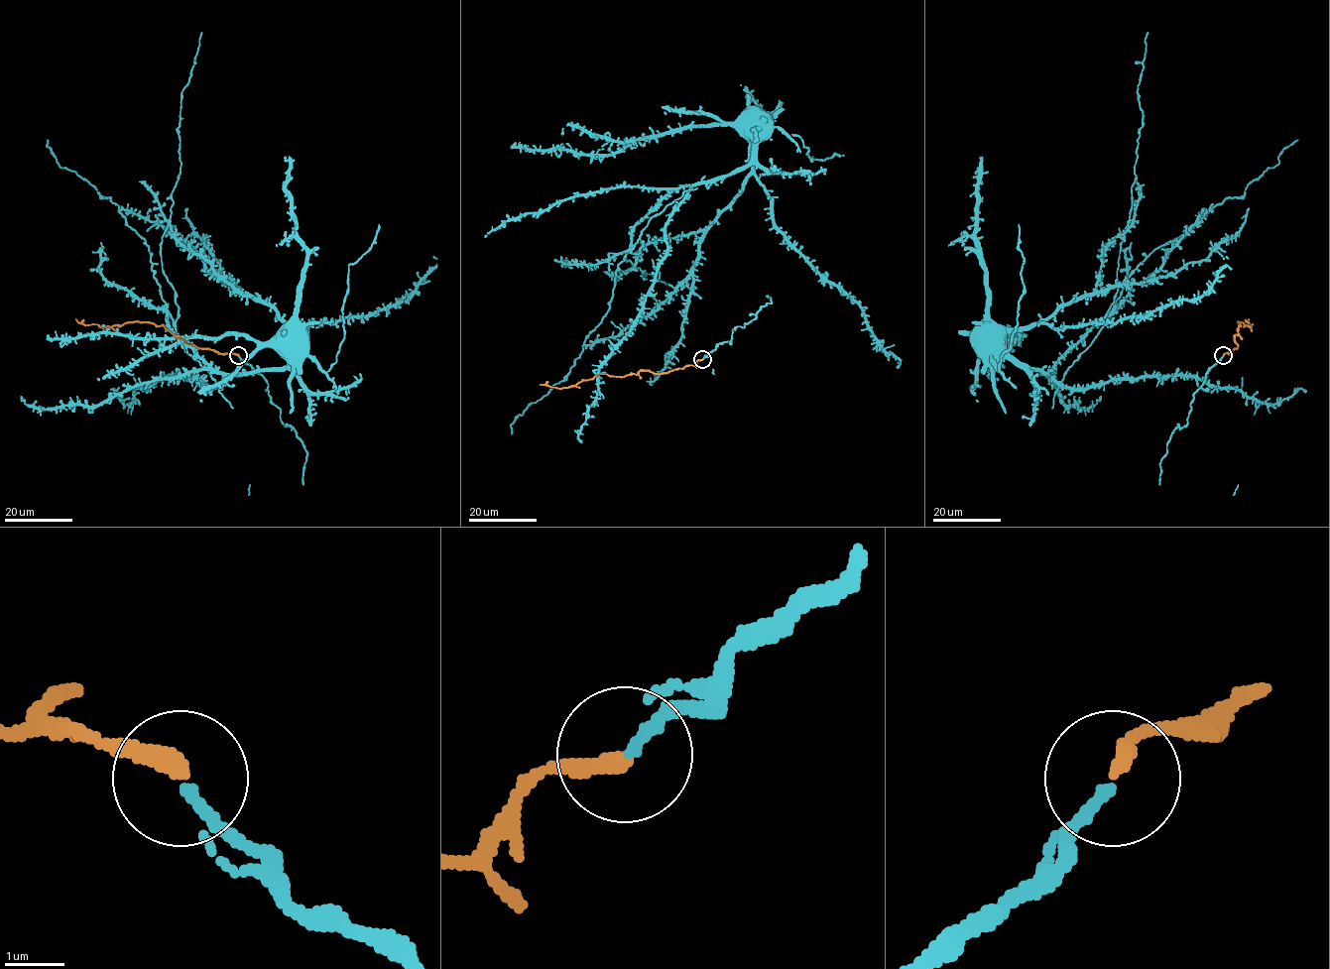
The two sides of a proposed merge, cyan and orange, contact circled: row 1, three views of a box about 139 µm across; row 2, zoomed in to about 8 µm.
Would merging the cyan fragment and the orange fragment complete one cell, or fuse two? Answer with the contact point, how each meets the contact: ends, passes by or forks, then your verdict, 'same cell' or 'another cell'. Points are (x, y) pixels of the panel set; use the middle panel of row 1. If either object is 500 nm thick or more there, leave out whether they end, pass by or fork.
place (702, 359); cyan ends; orange ends; same cell

